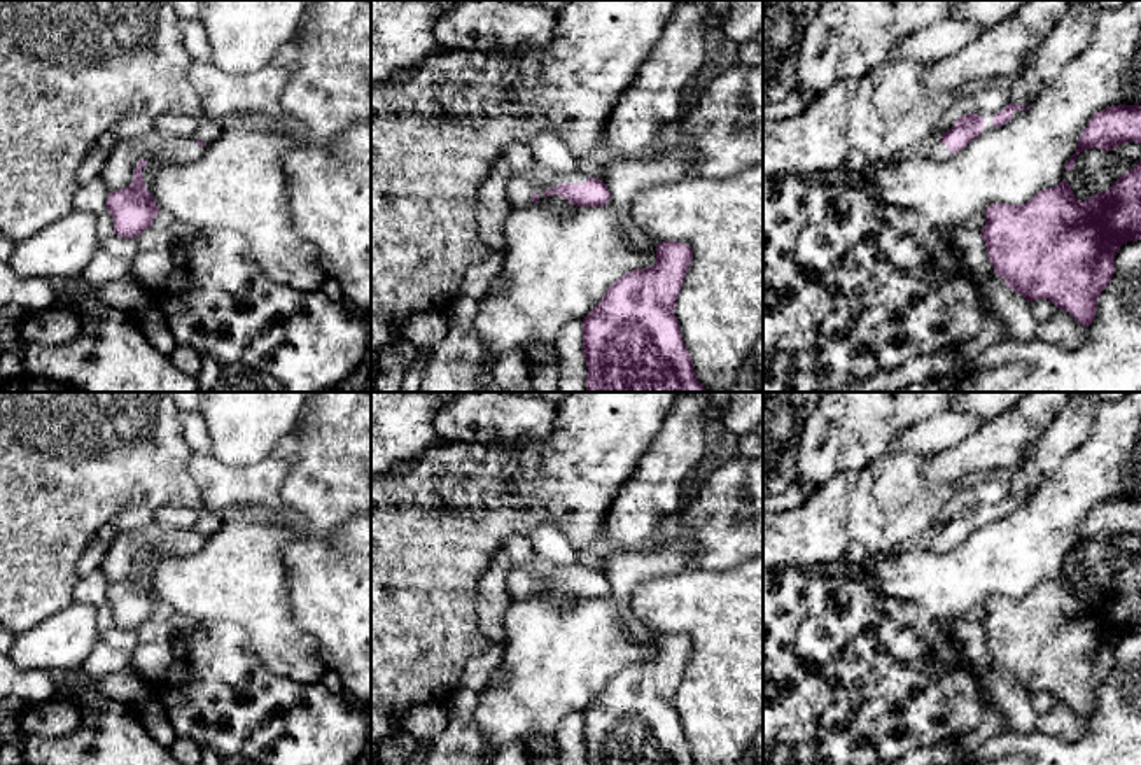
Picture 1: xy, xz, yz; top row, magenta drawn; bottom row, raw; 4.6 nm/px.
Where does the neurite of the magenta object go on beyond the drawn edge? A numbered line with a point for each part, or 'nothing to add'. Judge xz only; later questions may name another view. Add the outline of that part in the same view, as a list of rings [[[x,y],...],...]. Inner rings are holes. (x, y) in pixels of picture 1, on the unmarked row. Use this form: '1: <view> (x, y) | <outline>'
1: xz (522, 578) | [[[534,555],[528,562],[523,562],[511,569],[508,576],[508,588],[513,600],[527,600],[532,597],[532,588],[537,586],[542,592],[546,581],[555,581],[558,576],[583,576],[588,567],[579,560],[576,564],[556,564]]]

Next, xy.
1: xy (158, 541) | [[[152,522],[142,529],[119,534],[100,569],[105,572],[108,585],[124,581],[131,578],[138,553],[145,551],[147,555],[142,560],[144,576],[145,581],[152,585],[152,572],[161,557],[192,555],[203,543],[205,539],[198,537],[192,529],[168,530]]]

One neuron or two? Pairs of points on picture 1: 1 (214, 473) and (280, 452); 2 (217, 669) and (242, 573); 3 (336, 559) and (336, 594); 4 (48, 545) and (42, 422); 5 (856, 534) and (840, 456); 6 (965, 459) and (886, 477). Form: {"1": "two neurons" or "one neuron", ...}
{"1": "one neuron", "2": "two neurons", "3": "one neuron", "4": "one neuron", "5": "two neurons", "6": "two neurons"}

